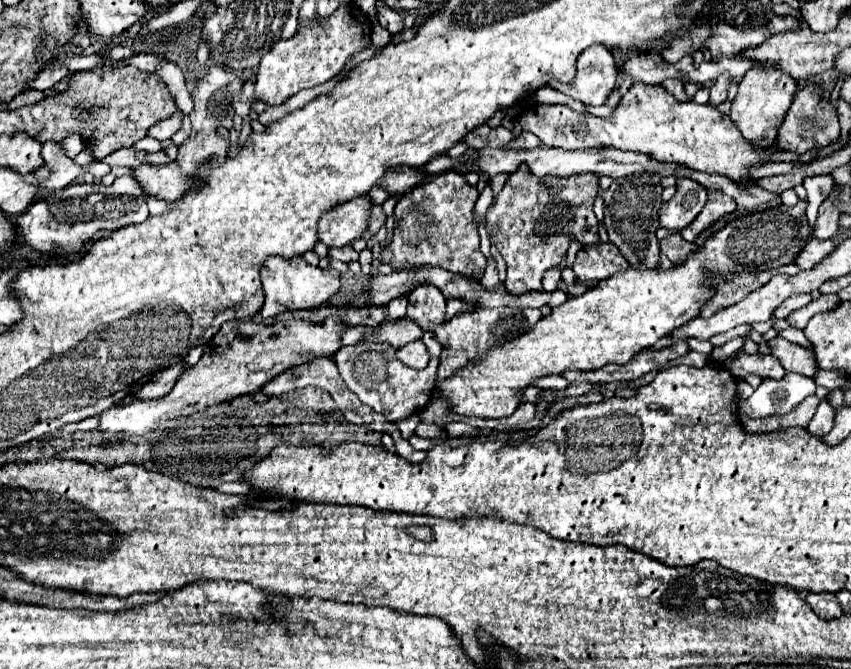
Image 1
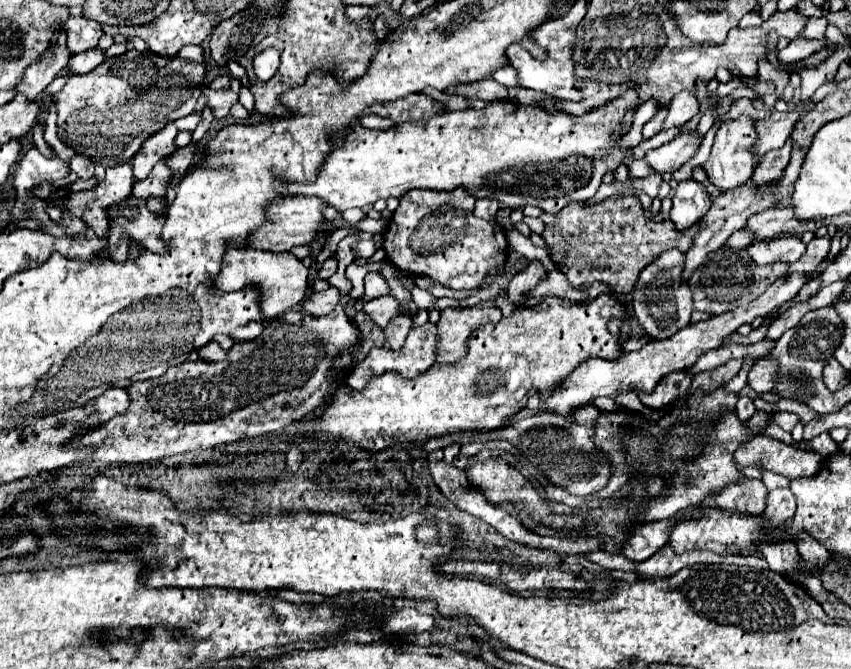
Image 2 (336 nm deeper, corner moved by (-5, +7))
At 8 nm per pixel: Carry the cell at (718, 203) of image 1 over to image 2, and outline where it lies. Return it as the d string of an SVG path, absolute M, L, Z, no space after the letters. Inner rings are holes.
M615 195L595 205L567 203L541 237L551 249L553 263L567 275L573 287L587 287L601 281L611 285L613 293L631 293L641 269L661 251L677 247L685 253L691 247L695 229L699 229L699 223L689 227L689 231L679 231L669 219L661 223L645 219L637 195Z

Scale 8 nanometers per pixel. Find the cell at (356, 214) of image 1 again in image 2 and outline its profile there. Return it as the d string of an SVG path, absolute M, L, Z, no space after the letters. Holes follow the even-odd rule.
M317 197L277 199L271 205L271 209L267 211L267 223L251 235L251 247L281 253L281 251L291 251L293 247L299 247L299 245L309 245L311 241L317 239L317 235L321 233L321 229L325 225L325 217L323 217L325 207L327 207L327 203L319 201Z

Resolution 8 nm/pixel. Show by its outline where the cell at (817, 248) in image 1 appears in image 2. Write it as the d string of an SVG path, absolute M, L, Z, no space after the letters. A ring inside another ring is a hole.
M775 237L769 241L755 241L747 247L751 259L759 265L763 263L775 263L775 261L787 261L793 263L803 255L805 243L799 237Z

